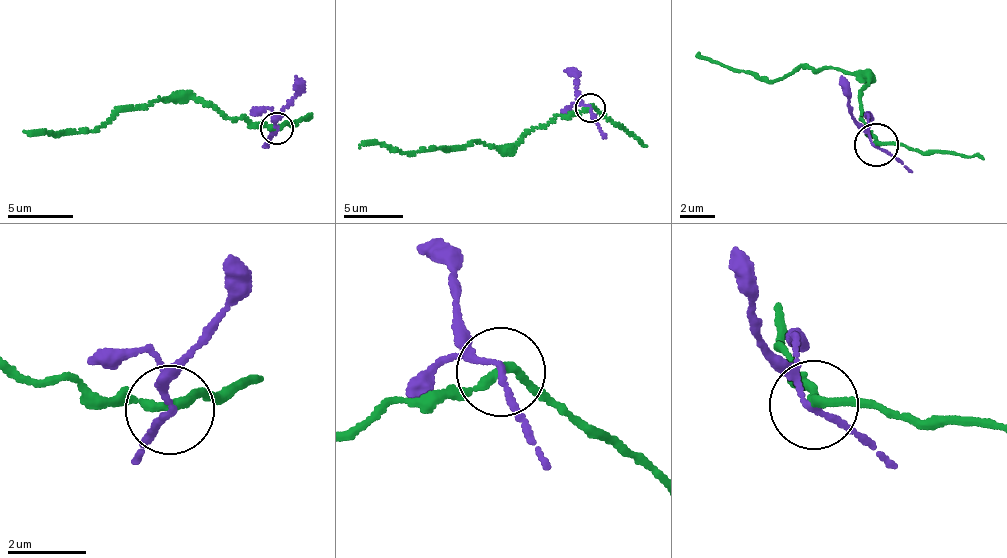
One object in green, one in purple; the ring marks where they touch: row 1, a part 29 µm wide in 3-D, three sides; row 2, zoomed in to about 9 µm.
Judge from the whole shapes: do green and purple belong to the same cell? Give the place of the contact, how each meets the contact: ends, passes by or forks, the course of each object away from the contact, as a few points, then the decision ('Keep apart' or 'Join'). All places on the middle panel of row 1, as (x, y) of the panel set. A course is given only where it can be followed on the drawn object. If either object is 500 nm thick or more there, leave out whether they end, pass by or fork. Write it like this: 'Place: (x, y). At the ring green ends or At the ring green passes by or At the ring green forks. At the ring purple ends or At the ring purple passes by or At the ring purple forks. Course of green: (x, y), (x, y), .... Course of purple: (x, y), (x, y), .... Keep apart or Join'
Place: (590, 107). At the ring green passes by. At the ring purple passes by. Course of green: (590, 108), (551, 119), (514, 145), (491, 148), (476, 141), (402, 154), (379, 143), (360, 148). Course of purple: (590, 108), (576, 91), (578, 79), (564, 70). Keep apart

